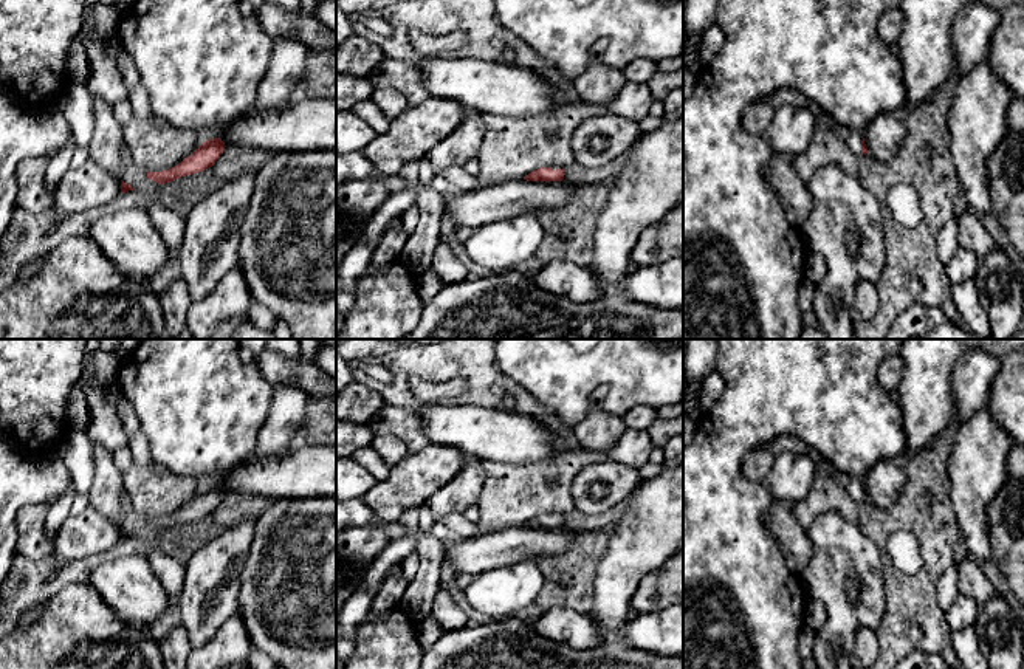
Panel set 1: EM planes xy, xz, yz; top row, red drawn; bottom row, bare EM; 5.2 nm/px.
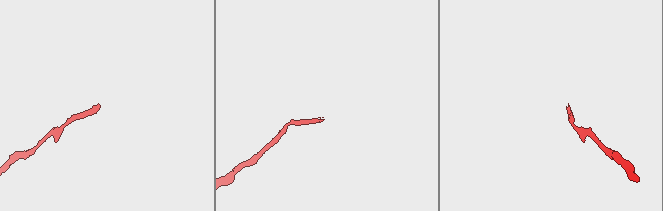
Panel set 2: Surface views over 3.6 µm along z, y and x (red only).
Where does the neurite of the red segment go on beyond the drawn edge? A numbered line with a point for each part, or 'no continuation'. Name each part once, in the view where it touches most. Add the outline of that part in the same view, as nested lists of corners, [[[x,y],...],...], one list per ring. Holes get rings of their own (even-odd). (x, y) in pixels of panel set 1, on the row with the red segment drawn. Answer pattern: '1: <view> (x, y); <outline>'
1: yz (852, 138); [[[810,102],[810,110],[818,127],[826,127],[835,132],[840,138],[846,141],[846,144],[857,156],[861,156],[863,133],[840,125],[818,104]]]

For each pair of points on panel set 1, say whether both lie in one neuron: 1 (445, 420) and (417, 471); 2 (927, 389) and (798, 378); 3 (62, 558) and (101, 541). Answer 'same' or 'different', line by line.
1: different
2: different
3: same

